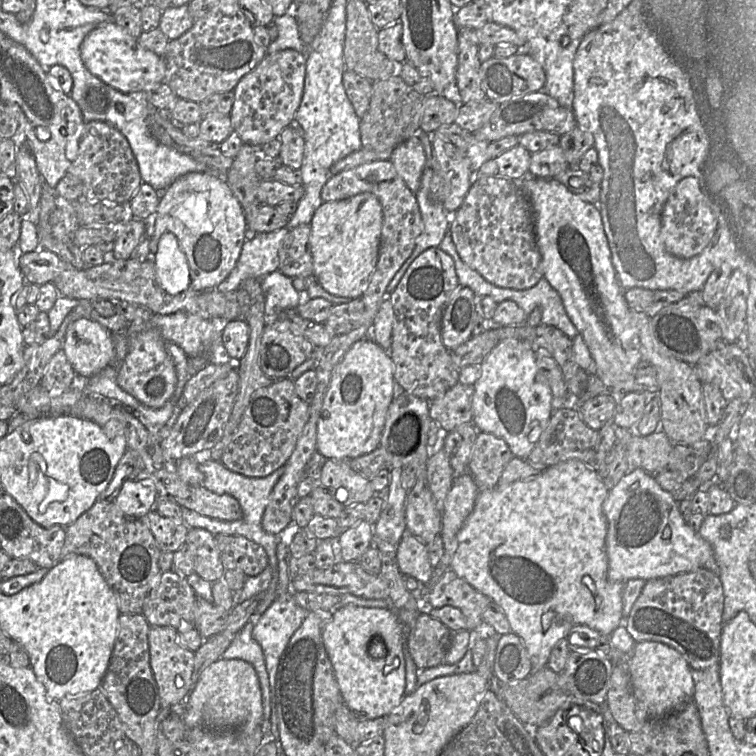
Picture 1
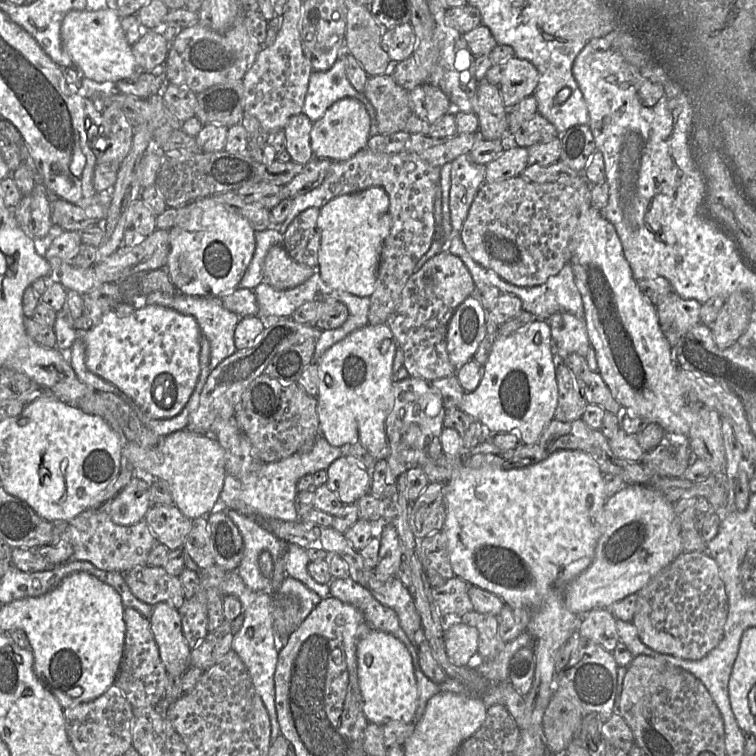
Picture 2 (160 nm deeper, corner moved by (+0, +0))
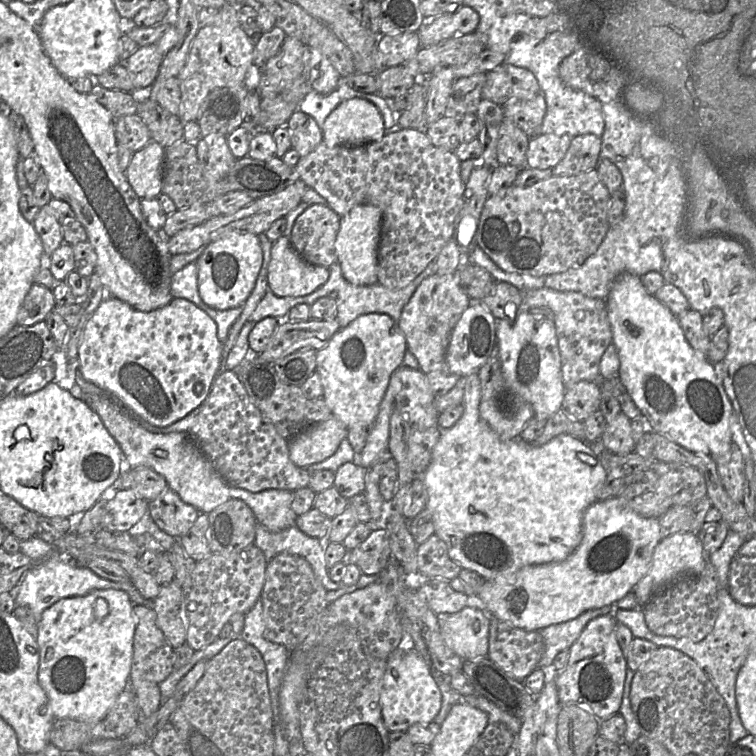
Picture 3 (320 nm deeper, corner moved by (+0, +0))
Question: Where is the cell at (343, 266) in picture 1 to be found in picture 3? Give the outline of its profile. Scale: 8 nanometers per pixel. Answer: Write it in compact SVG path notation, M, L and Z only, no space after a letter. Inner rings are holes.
M370 204L358 205L341 217L335 241L336 261L341 266L343 277L353 285L368 286L378 283L378 247L382 220L382 210Z

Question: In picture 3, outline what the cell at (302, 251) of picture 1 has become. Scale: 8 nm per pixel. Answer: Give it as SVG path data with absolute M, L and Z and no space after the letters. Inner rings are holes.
M311 204L295 220L290 242L297 254L307 263L329 268L336 262L335 241L341 217L329 206Z

